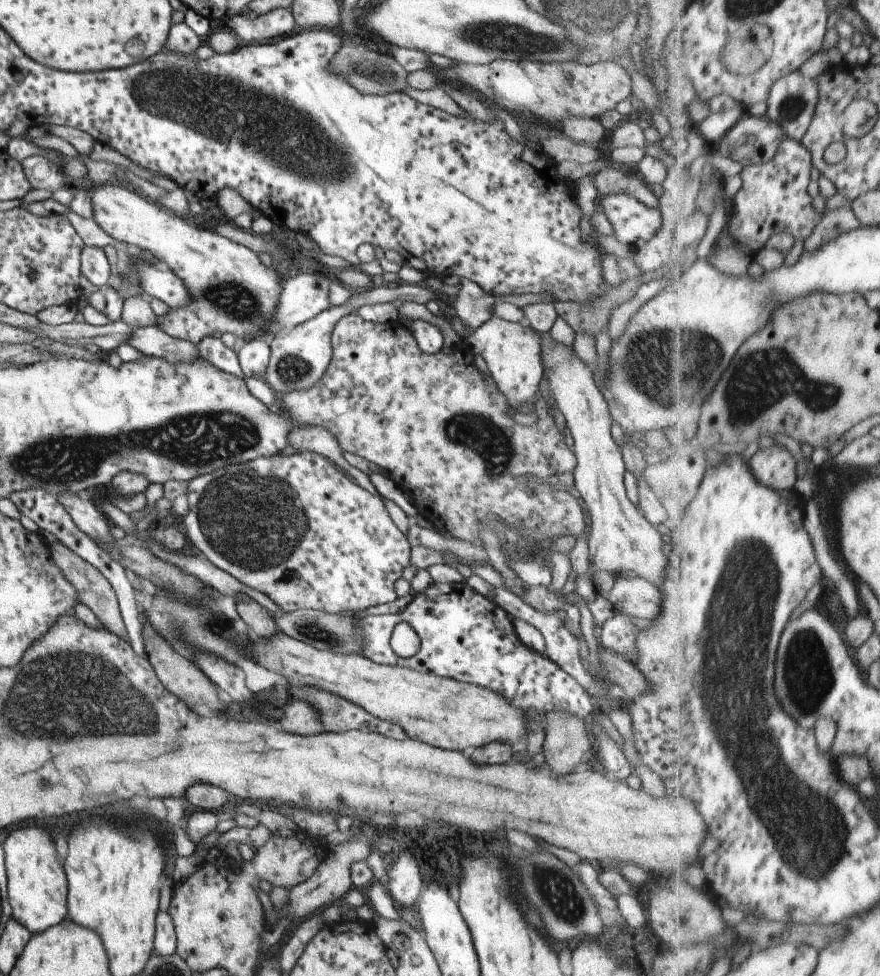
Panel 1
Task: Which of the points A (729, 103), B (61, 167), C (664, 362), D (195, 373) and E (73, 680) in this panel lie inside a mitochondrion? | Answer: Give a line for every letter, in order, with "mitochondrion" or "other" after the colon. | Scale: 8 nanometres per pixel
A: other
B: other
C: mitochondrion
D: other
E: mitochondrion

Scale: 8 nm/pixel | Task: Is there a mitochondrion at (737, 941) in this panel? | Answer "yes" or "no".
no

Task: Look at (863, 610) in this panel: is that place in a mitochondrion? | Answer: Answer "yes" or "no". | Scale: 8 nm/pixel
no

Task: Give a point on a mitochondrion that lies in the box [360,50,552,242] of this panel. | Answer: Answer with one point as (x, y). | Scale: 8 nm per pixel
(382, 76)

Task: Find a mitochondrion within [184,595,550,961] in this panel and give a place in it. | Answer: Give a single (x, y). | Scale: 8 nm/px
(310, 629)

